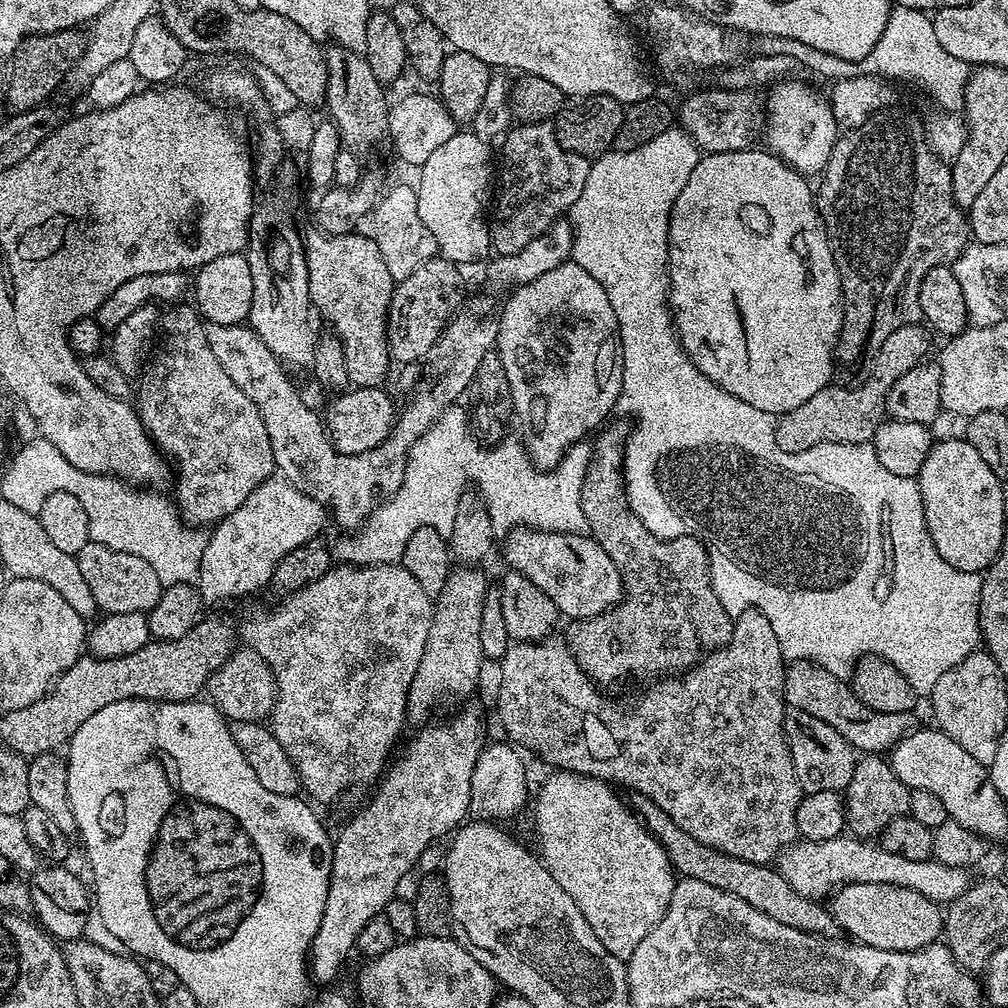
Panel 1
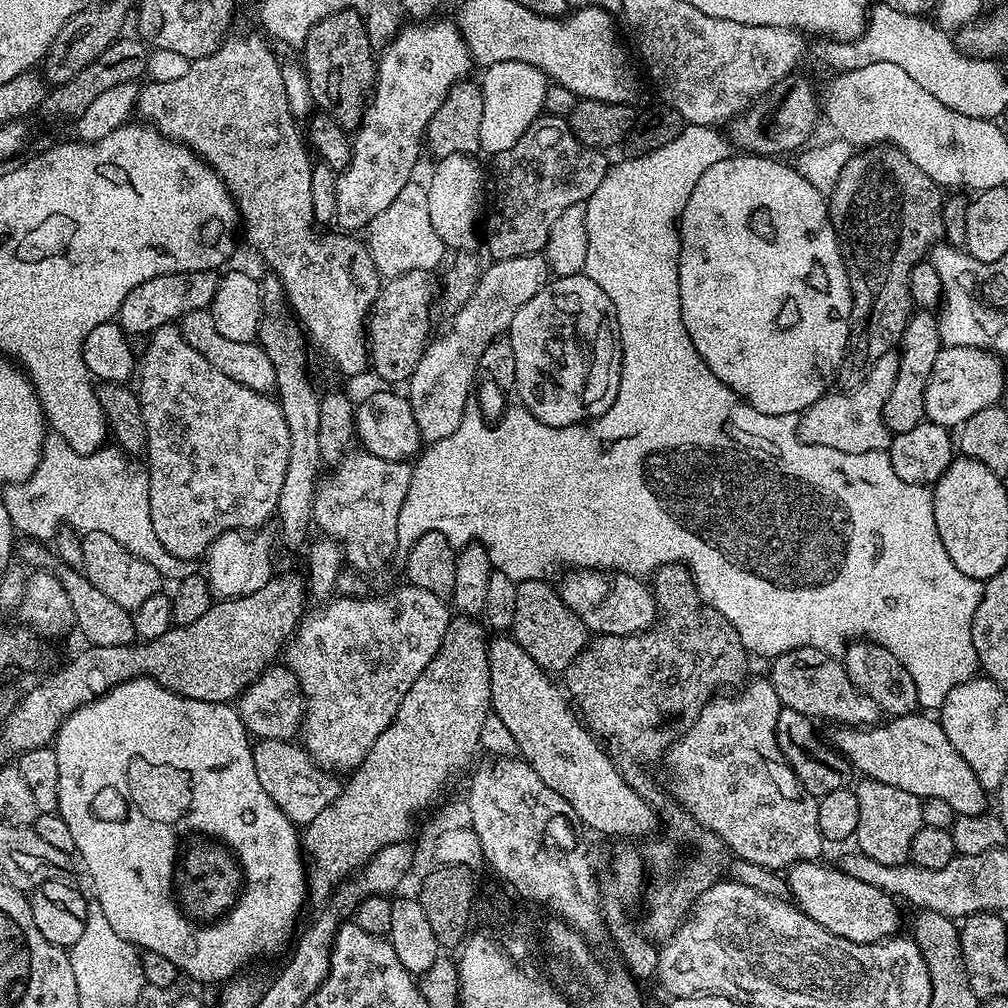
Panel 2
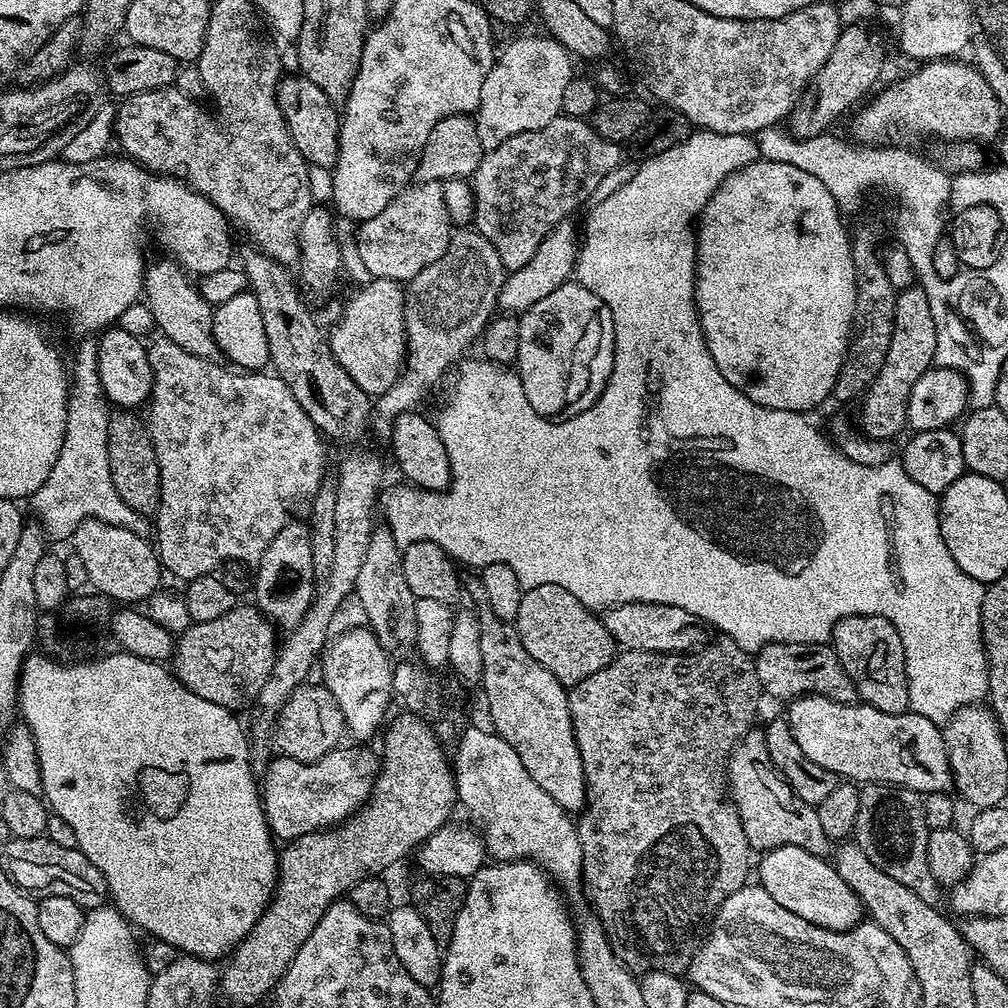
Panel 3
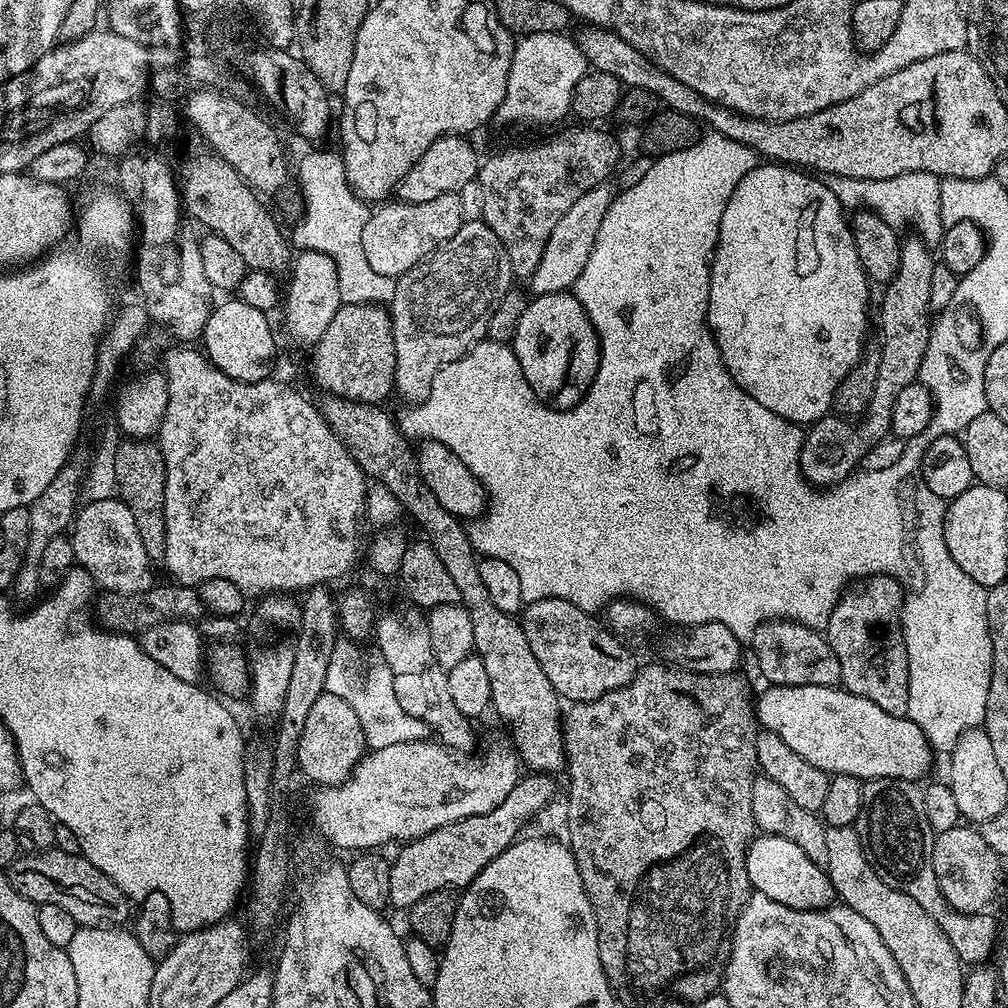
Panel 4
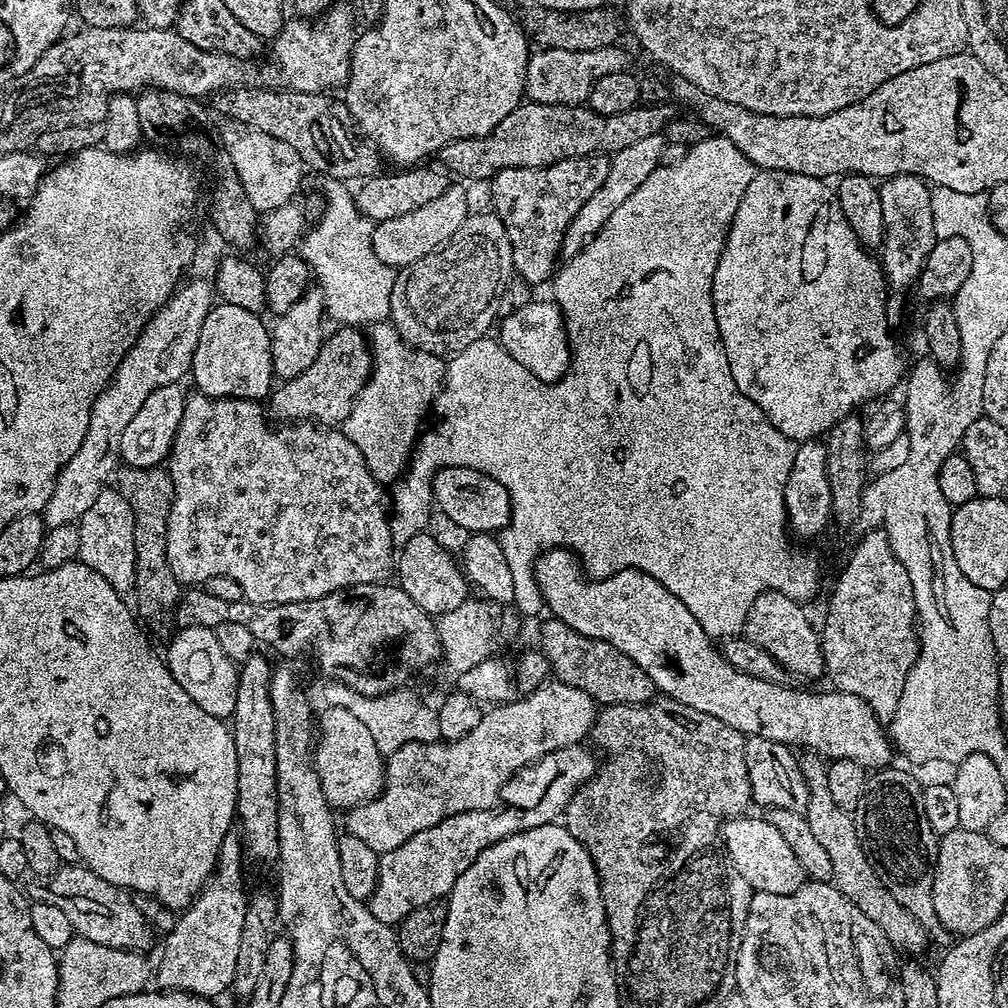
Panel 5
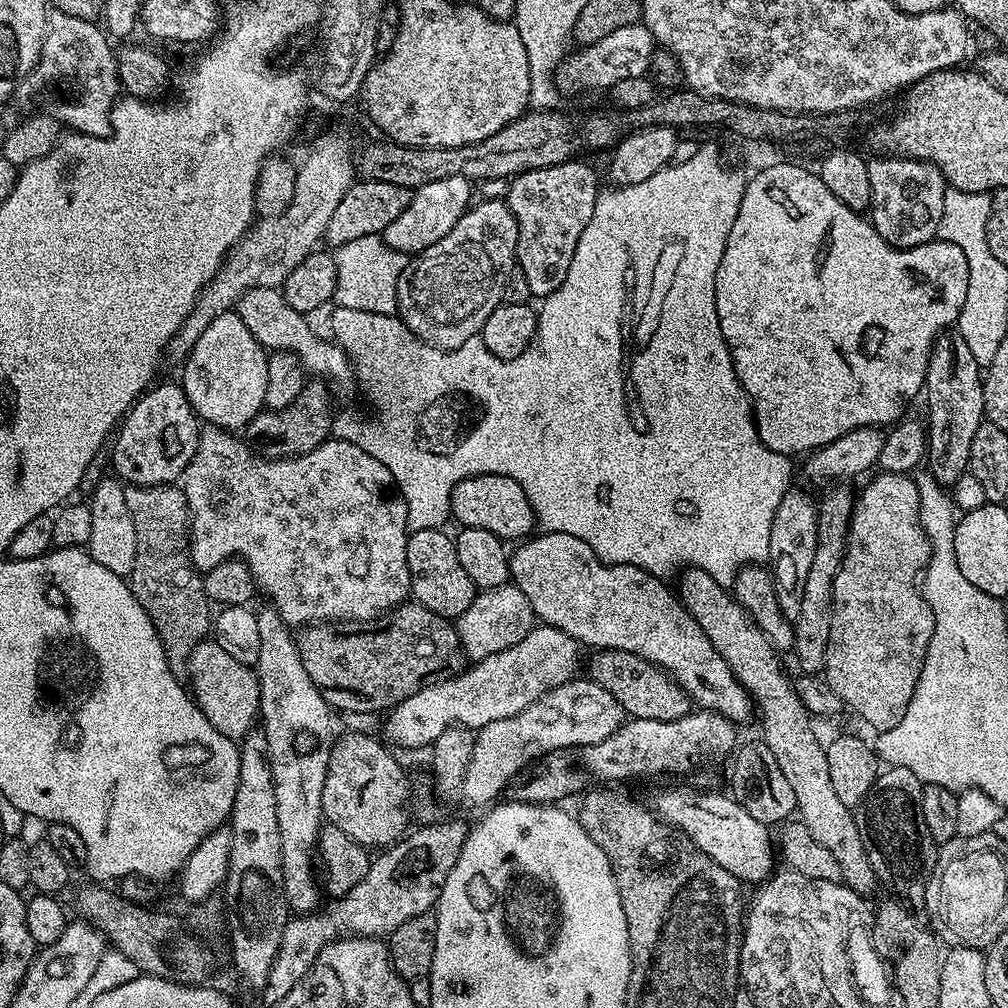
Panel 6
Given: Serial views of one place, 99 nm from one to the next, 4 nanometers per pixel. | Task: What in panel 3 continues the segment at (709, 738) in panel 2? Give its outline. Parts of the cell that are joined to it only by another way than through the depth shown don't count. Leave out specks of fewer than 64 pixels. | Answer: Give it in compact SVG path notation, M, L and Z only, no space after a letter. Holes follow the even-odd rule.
M749 730L732 749L726 761L726 791L738 810L742 830L746 830L749 849L798 846L815 856L829 855L830 842L818 823L815 807L802 802L802 798L794 794L792 787L784 783L780 773L773 768L763 731Z

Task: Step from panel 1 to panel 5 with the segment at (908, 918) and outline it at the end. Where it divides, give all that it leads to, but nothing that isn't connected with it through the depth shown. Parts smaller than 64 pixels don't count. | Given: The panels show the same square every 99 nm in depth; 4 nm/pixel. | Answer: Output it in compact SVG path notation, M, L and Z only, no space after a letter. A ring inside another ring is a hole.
M752 814L737 816L725 820L722 825L724 851L727 853L738 874L750 882L753 892L769 892L770 894L792 894L806 882L806 873L802 862L794 858L794 850L790 850L782 834L774 830L774 826L766 818L755 820Z

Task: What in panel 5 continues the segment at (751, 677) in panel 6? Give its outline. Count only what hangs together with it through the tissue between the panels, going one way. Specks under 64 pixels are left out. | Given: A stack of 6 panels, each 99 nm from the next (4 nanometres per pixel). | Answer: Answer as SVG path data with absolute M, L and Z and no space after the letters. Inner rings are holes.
M811 750L803 754L805 756L799 757L800 769L808 787L804 817L810 822L810 831L818 842L822 842L830 857L831 883L836 885L843 896L850 898L850 902L854 902L854 906L858 906L858 910L862 910L862 914L866 914L866 918L870 918L870 922L874 922L878 930L882 930L882 934L897 953L920 952L924 947L929 947L928 932L920 925L918 918L914 918L914 914L910 914L906 906L901 906L894 894L890 894L890 890L882 886L882 878L874 874L874 866L870 866L870 858L866 858L866 850L858 838L853 813L842 810L842 806L834 802L834 797L830 794L828 764Z

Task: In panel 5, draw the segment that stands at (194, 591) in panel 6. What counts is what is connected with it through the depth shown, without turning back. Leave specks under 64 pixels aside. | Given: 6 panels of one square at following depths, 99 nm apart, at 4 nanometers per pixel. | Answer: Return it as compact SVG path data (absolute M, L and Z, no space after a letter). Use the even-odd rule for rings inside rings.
M124 466L115 473L114 487L122 494L122 498L126 498L126 502L130 502L130 510L134 510L134 558L136 559L134 596L137 596L135 607L141 617L160 616L163 612L171 613L180 603L182 595L180 580L174 574L174 570L170 570L166 556L166 534L170 506L174 498L174 482L167 467L164 466L154 468Z

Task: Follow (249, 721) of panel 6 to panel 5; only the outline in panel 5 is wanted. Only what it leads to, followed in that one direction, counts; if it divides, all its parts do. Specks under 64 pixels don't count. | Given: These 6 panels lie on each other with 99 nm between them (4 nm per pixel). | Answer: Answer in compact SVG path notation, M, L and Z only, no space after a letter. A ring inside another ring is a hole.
M190 626L180 628L177 633L177 636L169 642L168 649L163 649L162 652L164 663L168 665L170 674L174 674L174 682L178 682L178 686L182 686L182 690L186 690L186 694L190 694L190 698L198 702L202 710L206 710L206 714L214 714L214 718L227 721L234 714L234 704L238 702L238 680L240 678L238 664L226 656L221 643L215 637L214 628Z

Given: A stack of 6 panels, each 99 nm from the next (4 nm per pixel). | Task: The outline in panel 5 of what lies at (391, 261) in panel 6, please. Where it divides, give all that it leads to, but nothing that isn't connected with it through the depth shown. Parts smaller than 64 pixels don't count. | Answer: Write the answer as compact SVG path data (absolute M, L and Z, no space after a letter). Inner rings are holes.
M328 177L321 183L324 212L316 226L309 227L301 237L298 254L314 271L315 283L323 294L325 315L342 326L383 323L389 317L395 269L378 262L373 250L375 225L358 210L355 195L347 183Z

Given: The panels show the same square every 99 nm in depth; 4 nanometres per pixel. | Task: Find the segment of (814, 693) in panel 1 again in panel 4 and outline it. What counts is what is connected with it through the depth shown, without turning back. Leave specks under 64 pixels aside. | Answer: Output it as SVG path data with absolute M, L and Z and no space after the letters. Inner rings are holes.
M767 620L754 630L750 637L750 652L756 655L756 664L769 685L826 686L840 684L840 667L827 635L815 628L807 628L793 620Z

